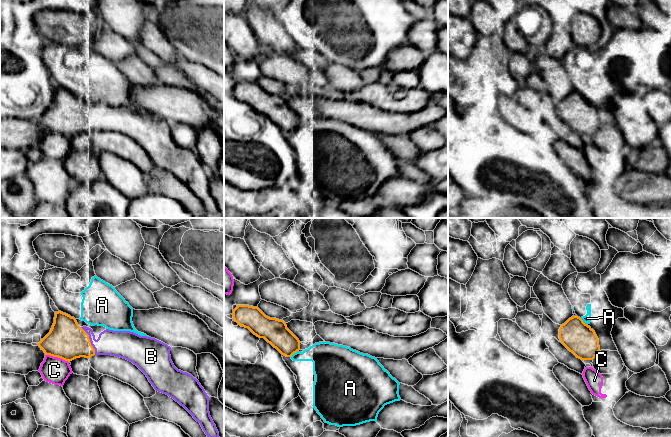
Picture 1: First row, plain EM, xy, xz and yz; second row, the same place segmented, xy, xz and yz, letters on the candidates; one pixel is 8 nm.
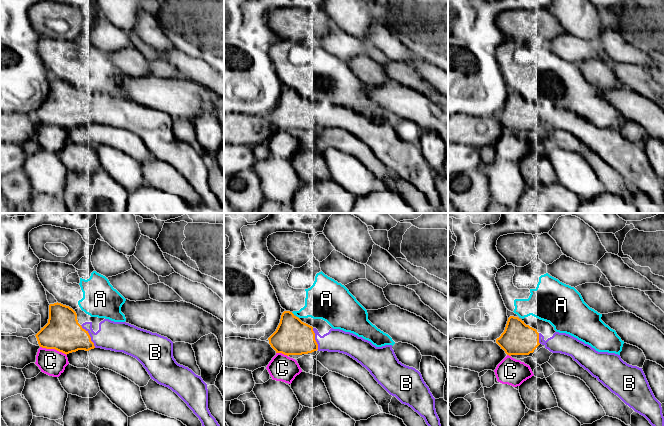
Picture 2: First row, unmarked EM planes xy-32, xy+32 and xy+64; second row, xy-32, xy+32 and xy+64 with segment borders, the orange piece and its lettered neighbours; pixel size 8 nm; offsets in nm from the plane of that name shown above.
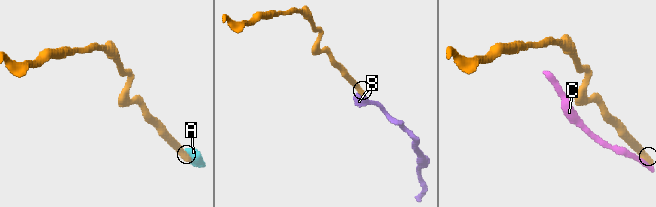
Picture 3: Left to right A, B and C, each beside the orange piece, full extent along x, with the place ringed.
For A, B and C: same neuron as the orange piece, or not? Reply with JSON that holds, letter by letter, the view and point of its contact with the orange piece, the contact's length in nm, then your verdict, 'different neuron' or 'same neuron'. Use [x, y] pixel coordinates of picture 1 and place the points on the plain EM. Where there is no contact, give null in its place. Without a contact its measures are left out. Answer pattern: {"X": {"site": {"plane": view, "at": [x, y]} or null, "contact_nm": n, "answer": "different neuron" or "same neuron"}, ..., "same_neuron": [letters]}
{"A": {"site": {"plane": "xz", "at": [294, 128]}, "contact_nm": 90, "answer": "different neuron"}, "B": {"site": {"plane": "xy", "at": [89, 117]}, "contact_nm": 260, "answer": "same neuron"}, "C": {"site": {"plane": "xy", "at": [57, 132]}, "contact_nm": 200, "answer": "different neuron"}, "same_neuron": ["B"]}

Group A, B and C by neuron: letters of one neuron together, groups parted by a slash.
A / B / C

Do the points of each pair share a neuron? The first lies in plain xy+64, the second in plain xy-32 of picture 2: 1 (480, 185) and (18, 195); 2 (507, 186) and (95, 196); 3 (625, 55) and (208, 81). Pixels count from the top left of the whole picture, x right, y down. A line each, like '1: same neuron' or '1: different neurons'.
1: same neuron
2: different neurons
3: different neurons

